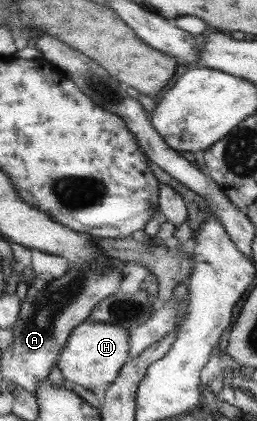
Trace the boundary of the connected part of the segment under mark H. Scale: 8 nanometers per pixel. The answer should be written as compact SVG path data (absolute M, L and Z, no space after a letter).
M85 320L77 325L56 359L57 368L61 371L65 383L69 381L88 391L100 393L114 381L120 367L128 359L128 336L128 331L109 323Z

